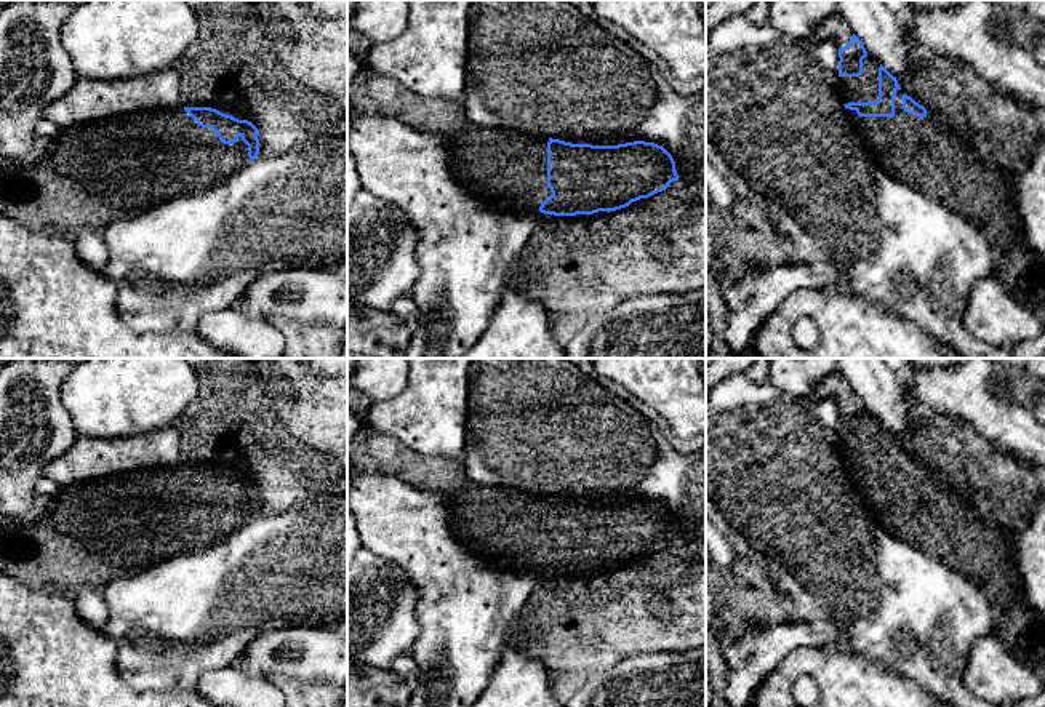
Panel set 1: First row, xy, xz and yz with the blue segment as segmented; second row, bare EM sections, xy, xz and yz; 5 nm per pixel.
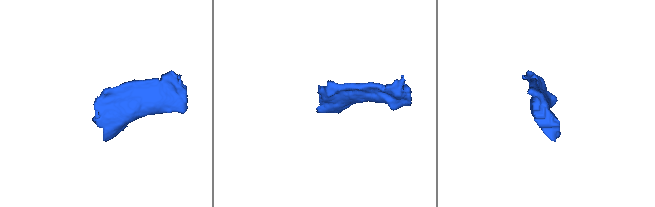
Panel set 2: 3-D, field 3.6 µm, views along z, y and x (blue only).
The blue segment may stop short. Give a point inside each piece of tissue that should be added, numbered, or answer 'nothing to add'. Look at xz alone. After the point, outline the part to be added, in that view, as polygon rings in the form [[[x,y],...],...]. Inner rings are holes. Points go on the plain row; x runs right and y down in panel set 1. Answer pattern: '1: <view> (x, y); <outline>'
1: xz (508, 528); [[[366,422],[347,441],[347,467],[360,473],[381,470],[397,475],[414,488],[438,493],[450,510],[454,536],[493,568],[538,573],[541,561],[552,553],[547,545],[549,496],[472,481],[462,461],[418,453]]]

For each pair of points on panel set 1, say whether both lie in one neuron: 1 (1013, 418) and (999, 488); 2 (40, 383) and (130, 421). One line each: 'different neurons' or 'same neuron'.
1: different neurons
2: different neurons

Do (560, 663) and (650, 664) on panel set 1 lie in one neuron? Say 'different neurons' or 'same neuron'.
different neurons

